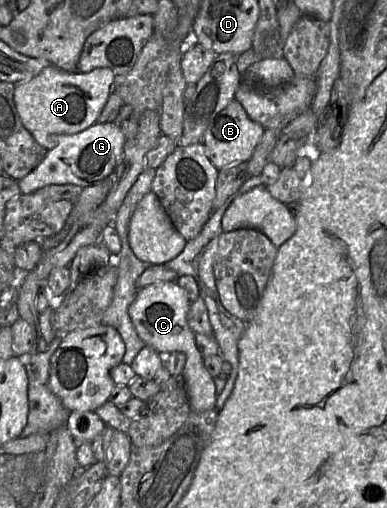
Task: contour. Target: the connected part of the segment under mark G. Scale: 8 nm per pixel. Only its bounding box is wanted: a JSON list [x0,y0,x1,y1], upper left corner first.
[18,122,126,194]

